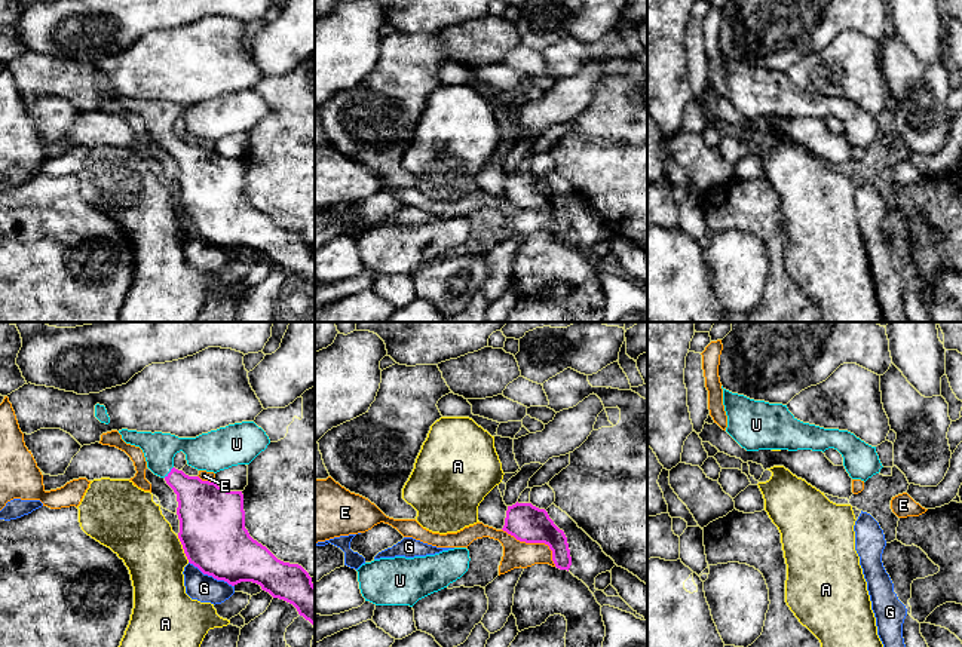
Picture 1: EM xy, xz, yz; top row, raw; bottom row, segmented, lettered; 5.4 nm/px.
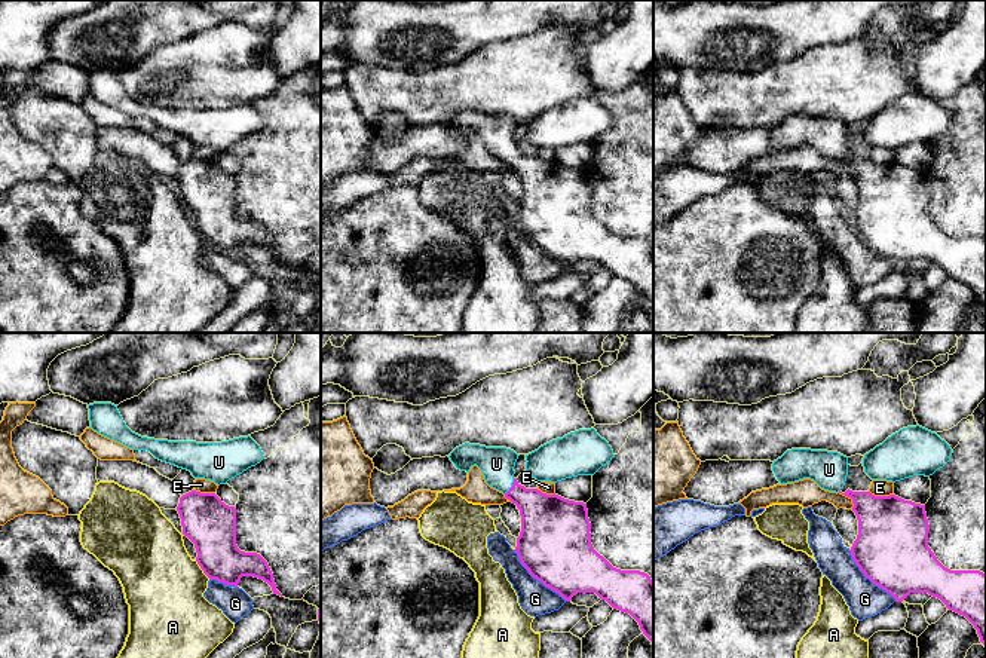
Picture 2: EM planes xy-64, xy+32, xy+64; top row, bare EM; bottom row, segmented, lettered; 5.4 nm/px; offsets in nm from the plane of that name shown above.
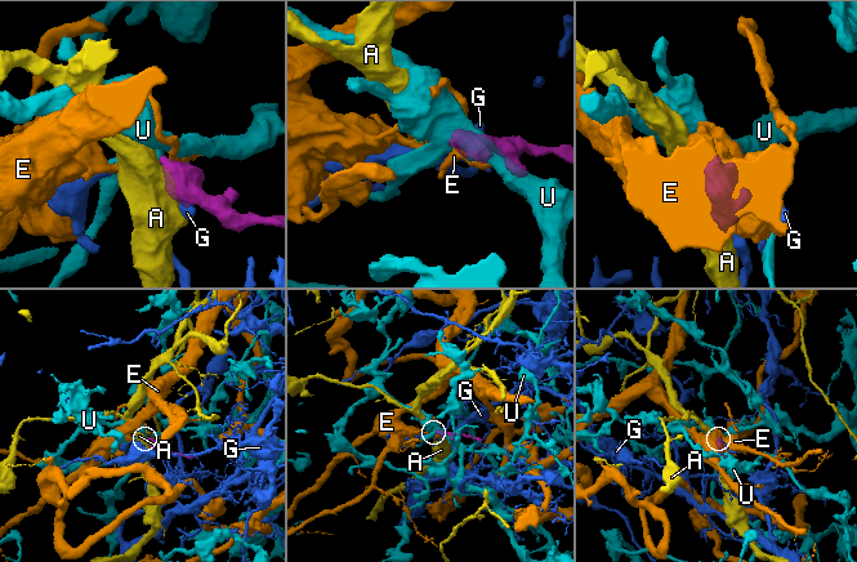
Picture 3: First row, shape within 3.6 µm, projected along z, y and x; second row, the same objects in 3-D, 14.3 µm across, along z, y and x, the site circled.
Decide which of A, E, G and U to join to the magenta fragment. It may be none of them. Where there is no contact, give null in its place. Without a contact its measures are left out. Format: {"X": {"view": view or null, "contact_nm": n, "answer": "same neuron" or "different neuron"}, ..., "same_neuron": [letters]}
{"A": {"view": "xy", "contact_nm": 160, "answer": "different neuron"}, "E": {"view": "xz", "contact_nm": 360, "answer": "different neuron"}, "G": {"view": "xy", "contact_nm": 280, "answer": "different neuron"}, "U": {"view": "xy", "contact_nm": 80, "answer": "same neuron"}, "same_neuron": ["U"]}

